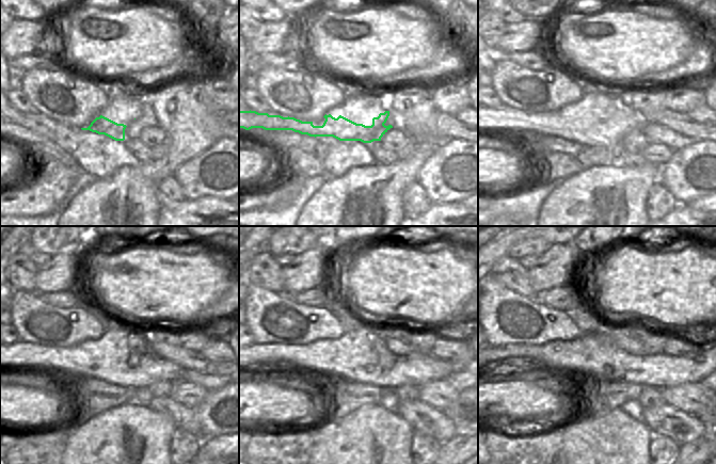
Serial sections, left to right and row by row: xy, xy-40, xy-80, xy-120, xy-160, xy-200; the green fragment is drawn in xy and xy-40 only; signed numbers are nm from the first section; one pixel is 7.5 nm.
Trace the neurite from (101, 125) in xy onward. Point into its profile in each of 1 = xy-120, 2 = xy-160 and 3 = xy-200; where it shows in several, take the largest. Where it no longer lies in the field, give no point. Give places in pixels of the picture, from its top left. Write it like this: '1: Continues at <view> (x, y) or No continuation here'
1: Continues at xy-120 (148, 367)
2: Continues at xy-160 (388, 370)
3: Continues at xy-200 (658, 370).

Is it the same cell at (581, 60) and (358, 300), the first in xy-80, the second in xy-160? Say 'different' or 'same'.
same

